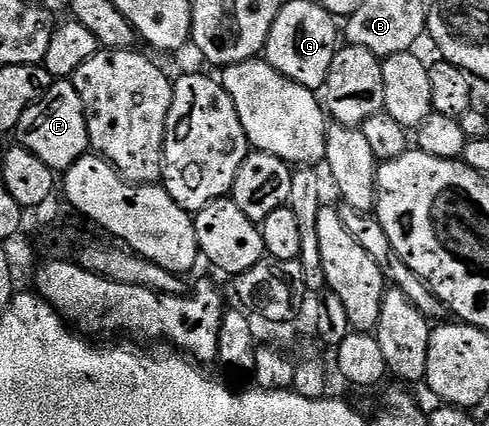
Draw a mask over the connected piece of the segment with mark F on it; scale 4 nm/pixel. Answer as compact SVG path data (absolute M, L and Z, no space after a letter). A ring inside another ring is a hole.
M55 81L40 99L32 104L20 117L16 128L17 142L28 149L48 169L55 173L64 173L91 150L90 138L88 137L88 125L84 105L80 101L80 93L76 93L73 82Z

